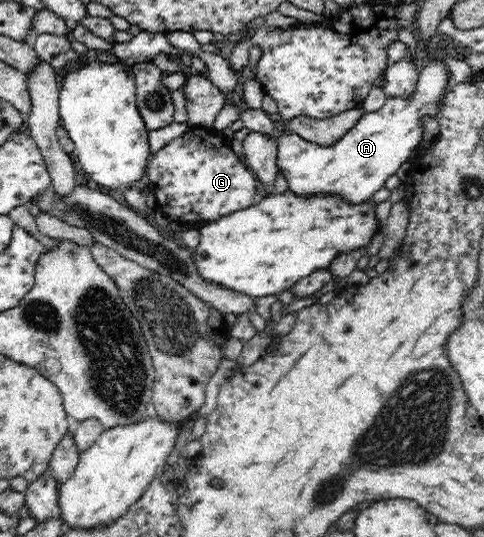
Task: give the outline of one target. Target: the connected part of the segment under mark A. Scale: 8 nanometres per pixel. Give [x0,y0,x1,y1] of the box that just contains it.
[277,59,454,204]

